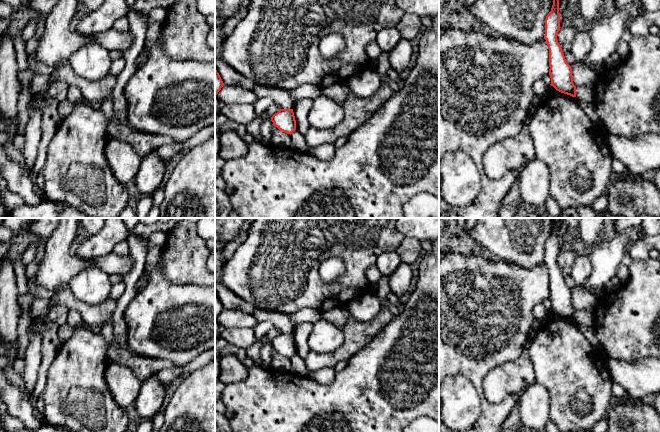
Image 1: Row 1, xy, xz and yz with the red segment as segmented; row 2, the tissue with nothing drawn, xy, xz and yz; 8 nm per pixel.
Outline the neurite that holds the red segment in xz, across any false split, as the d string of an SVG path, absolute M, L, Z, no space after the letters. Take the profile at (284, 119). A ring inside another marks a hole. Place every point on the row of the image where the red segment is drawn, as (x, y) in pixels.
M279 109L279 111L271 117L271 121L275 127L287 134L291 135L296 130L296 120L293 109Z

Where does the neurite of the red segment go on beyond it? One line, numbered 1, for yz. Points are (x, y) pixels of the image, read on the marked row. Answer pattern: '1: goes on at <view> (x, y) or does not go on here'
1: does not go on here

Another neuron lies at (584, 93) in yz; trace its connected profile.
M593 86L576 87L576 97L578 100L594 104L594 89Z

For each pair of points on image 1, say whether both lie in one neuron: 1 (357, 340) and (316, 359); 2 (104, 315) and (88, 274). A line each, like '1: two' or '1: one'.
1: one
2: two

